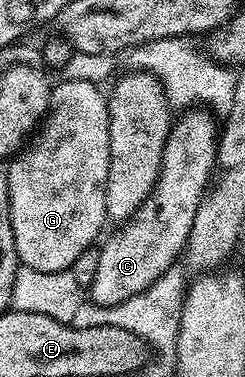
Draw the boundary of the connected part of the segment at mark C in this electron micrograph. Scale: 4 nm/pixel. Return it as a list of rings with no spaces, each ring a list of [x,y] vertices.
[[[189,108],[182,114],[185,115],[178,122],[176,119],[170,125],[159,180],[151,192],[151,196],[133,213],[133,217],[128,222],[117,228],[109,239],[106,237],[100,243],[99,268],[95,273],[94,282],[87,288],[88,301],[90,298],[97,306],[115,308],[123,300],[143,293],[149,286],[157,285],[159,276],[163,276],[163,272],[167,272],[167,268],[175,265],[185,249],[191,232],[191,224],[195,224],[195,212],[213,177],[213,168],[217,160],[219,126],[216,121],[213,123],[214,115],[205,108]]]

